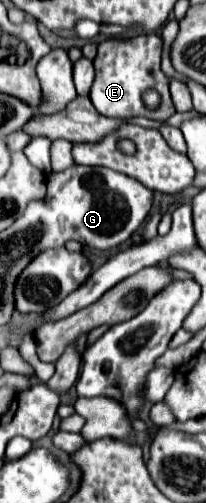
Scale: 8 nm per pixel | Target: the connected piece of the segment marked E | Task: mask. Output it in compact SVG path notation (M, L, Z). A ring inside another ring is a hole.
M139 34L129 40L121 38L107 38L99 44L95 64L95 82L91 86L91 102L95 104L97 112L103 116L130 118L142 116L148 119L165 122L175 114L171 94L169 94L169 78L161 70L161 48L163 42L157 34ZM147 88L159 90L163 102L156 110L147 109L143 106L141 94Z

